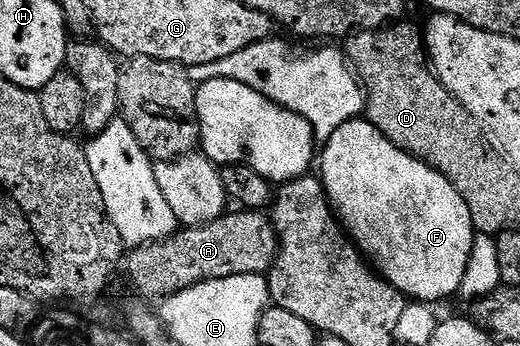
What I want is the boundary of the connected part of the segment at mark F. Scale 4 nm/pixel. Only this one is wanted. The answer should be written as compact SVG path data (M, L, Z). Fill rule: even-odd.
M356 119L337 127L337 131L333 131L331 138L322 146L321 161L322 157L321 180L327 189L327 198L331 201L344 230L355 242L359 252L374 266L379 276L386 279L394 289L400 289L404 297L414 299L419 303L436 303L435 301L443 301L446 297L456 296L465 279L465 267L469 267L469 255L473 251L473 243L477 234L473 219L469 215L469 207L465 203L465 199L461 199L461 195L453 187L453 183L449 183L449 179L445 179L445 175L441 175L432 165L426 165L423 161L416 159L413 154L401 151L366 119Z

